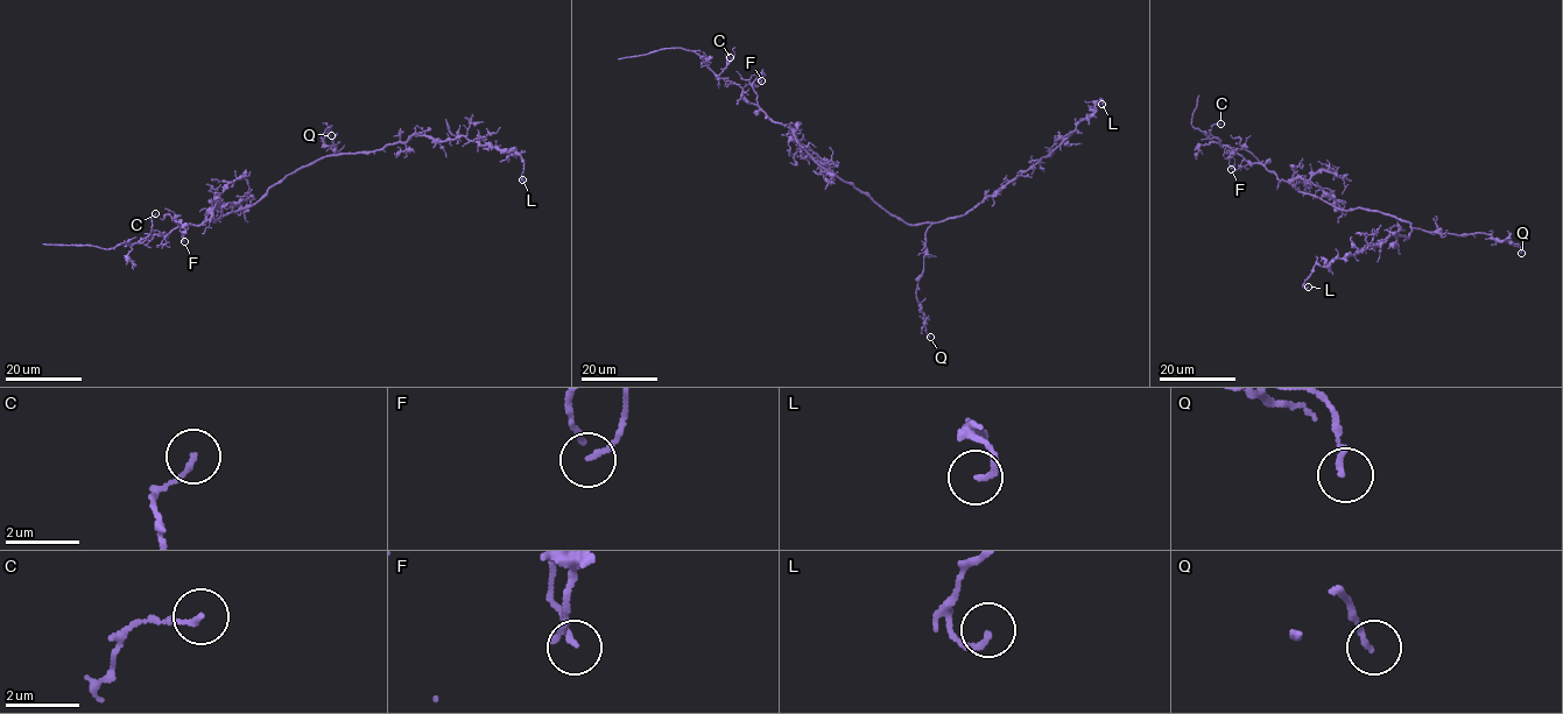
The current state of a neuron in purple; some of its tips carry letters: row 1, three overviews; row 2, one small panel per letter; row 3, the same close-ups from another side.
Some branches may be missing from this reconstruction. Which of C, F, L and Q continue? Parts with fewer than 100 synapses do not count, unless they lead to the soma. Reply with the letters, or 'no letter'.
no letter

